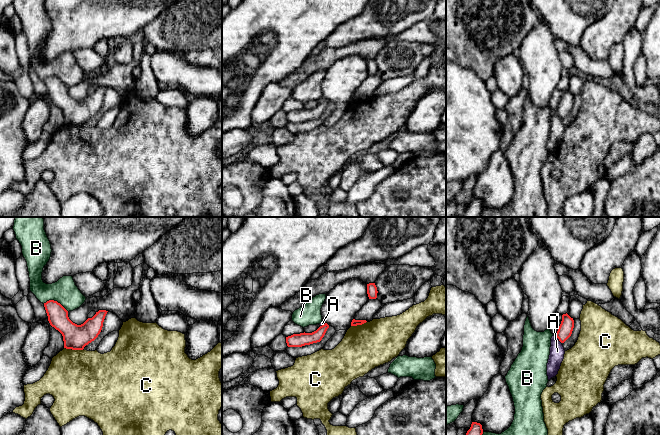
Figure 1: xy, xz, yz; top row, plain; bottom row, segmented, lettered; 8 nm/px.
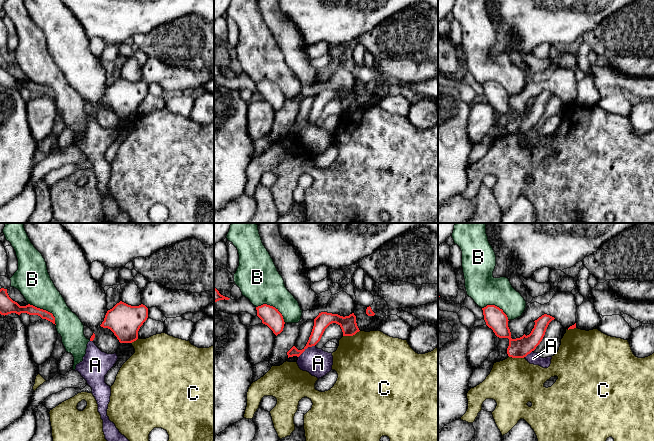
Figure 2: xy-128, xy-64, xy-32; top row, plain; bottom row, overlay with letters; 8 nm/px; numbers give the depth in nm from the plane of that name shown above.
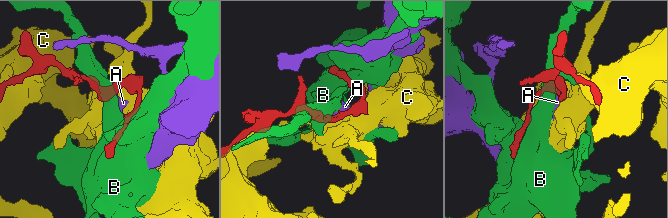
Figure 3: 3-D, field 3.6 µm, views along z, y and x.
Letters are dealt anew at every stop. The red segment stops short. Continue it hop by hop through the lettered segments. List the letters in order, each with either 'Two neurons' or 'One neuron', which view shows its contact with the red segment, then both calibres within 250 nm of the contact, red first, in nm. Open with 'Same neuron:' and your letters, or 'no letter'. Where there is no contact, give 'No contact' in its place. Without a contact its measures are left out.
Same neuron: no letter
A: Two neurons. Touches red in yz. Thickness 120 nm (red) against 120 nm
B: Two neurons. Touches red in xy. Thickness 160 nm (red) against 200 nm
C: Two neurons. Touches red in xy. Thickness 200 nm (red) against 480 nm

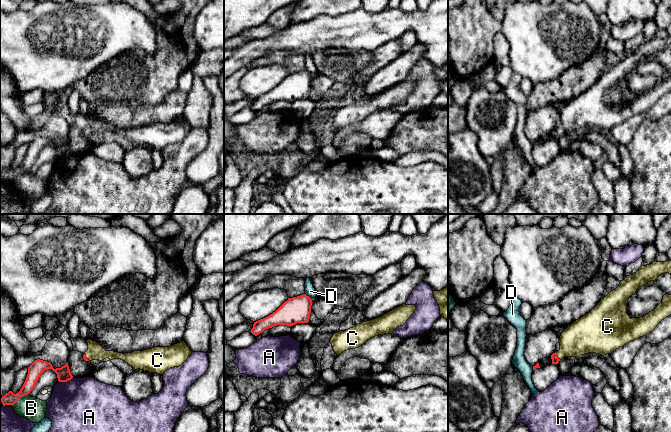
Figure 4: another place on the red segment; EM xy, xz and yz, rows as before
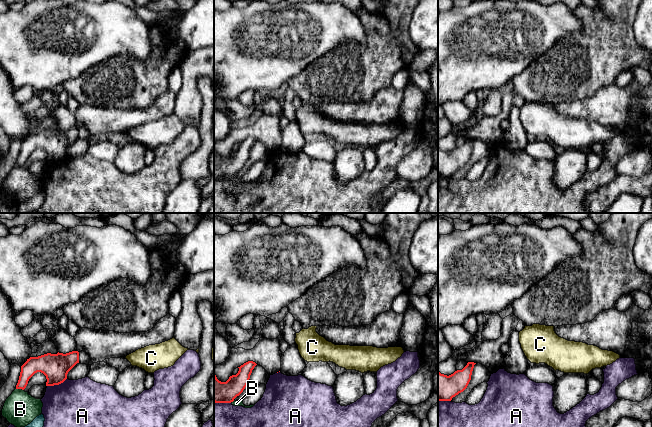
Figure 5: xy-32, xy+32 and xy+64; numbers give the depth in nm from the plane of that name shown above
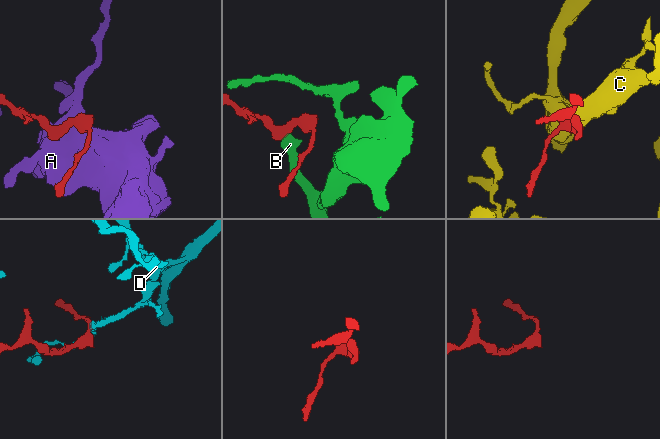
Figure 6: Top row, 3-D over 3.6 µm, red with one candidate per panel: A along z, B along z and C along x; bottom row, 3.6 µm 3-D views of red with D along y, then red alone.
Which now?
Same neuron: C
A: Two neurons. Touches red in xy. Thickness 110 nm (red) against 440 nm
B: Two neurons. Touches red in xy. Thickness 110 nm (red) against 190 nm
C: One neuron. Touches red in yz. Thickness 60 nm (red) against 260 nm
D: Two neurons. Touches red in xz. Thickness 220 nm (red) against 90 nm

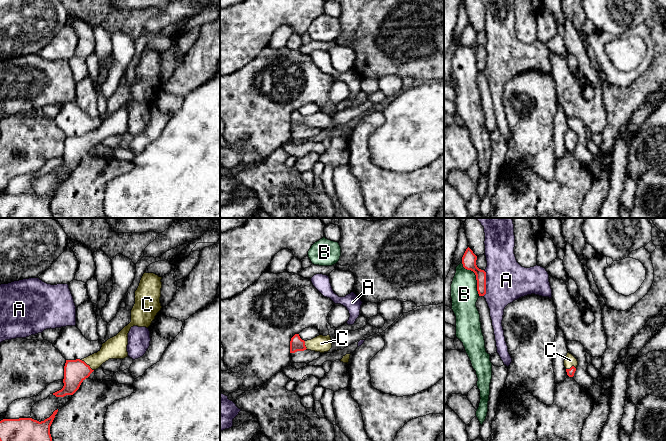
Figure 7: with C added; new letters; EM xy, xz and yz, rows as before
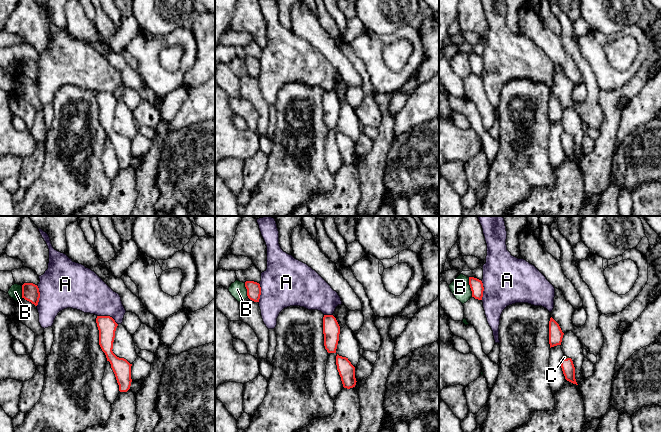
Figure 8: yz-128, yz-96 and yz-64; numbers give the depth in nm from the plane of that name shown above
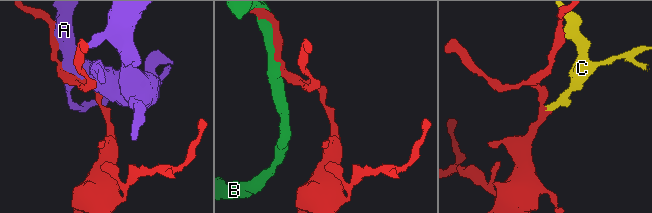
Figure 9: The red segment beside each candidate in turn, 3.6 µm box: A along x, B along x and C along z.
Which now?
Same neuron: C
A: Two neurons. Touches red in yz. Thickness 110 nm (red) against 340 nm
B: Two neurons. Touches red in yz. Thickness 110 nm (red) against 220 nm
C: One neuron. Touches red in xy. Thickness 190 nm (red) against 160 nm

